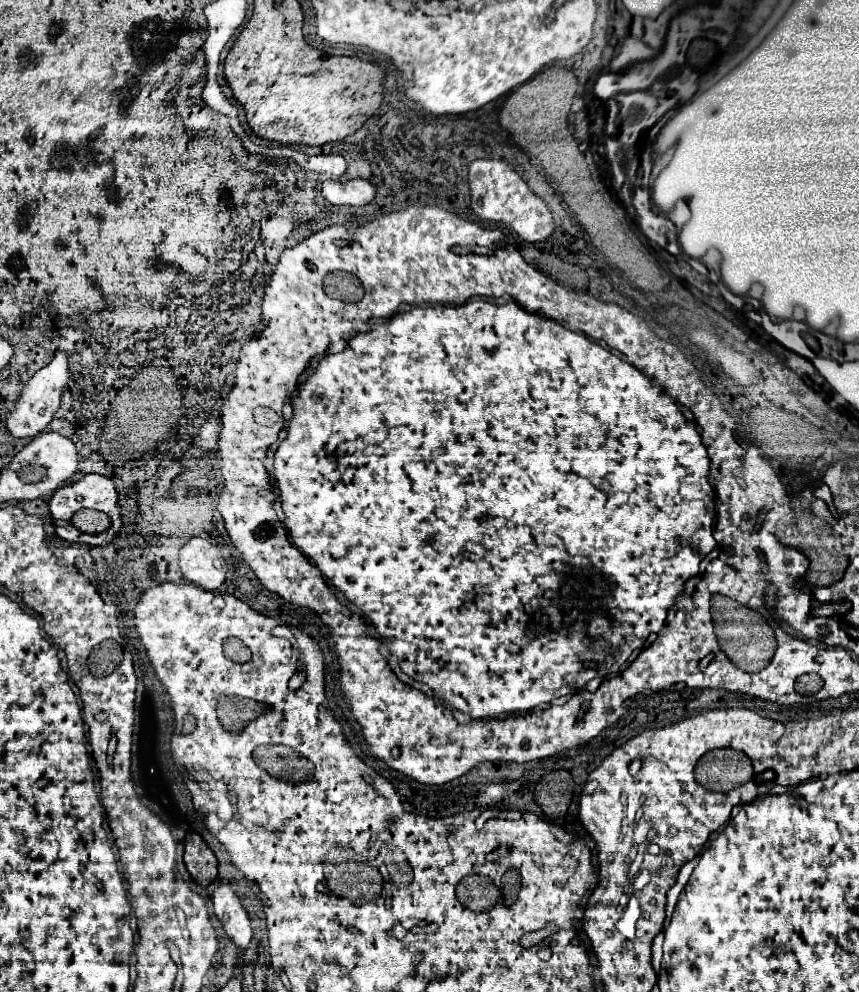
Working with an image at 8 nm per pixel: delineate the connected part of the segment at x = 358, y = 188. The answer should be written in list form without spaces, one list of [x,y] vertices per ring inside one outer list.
[[[354,178],[354,180],[348,180],[348,182],[332,182],[332,180],[326,180],[322,184],[322,196],[334,204],[334,206],[364,206],[368,202],[372,202],[376,190],[374,186],[368,182],[368,180],[362,180],[362,178]]]

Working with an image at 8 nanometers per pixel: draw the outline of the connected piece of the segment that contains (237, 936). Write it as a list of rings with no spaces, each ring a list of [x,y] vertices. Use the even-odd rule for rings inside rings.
[[[220,884],[214,894],[214,912],[220,918],[228,938],[236,942],[240,950],[244,950],[252,938],[252,926],[250,926],[250,916],[244,906],[244,900],[230,888],[230,884]]]

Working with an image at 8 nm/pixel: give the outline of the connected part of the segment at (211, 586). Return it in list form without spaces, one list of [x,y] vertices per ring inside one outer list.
[[[192,538],[180,550],[184,578],[204,590],[218,590],[226,580],[226,560],[220,550],[204,538]]]

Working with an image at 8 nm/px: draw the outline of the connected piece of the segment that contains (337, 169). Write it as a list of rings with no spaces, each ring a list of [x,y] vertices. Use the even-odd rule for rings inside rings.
[[[320,154],[320,156],[310,156],[306,168],[332,178],[340,178],[346,172],[346,160],[338,154]]]

